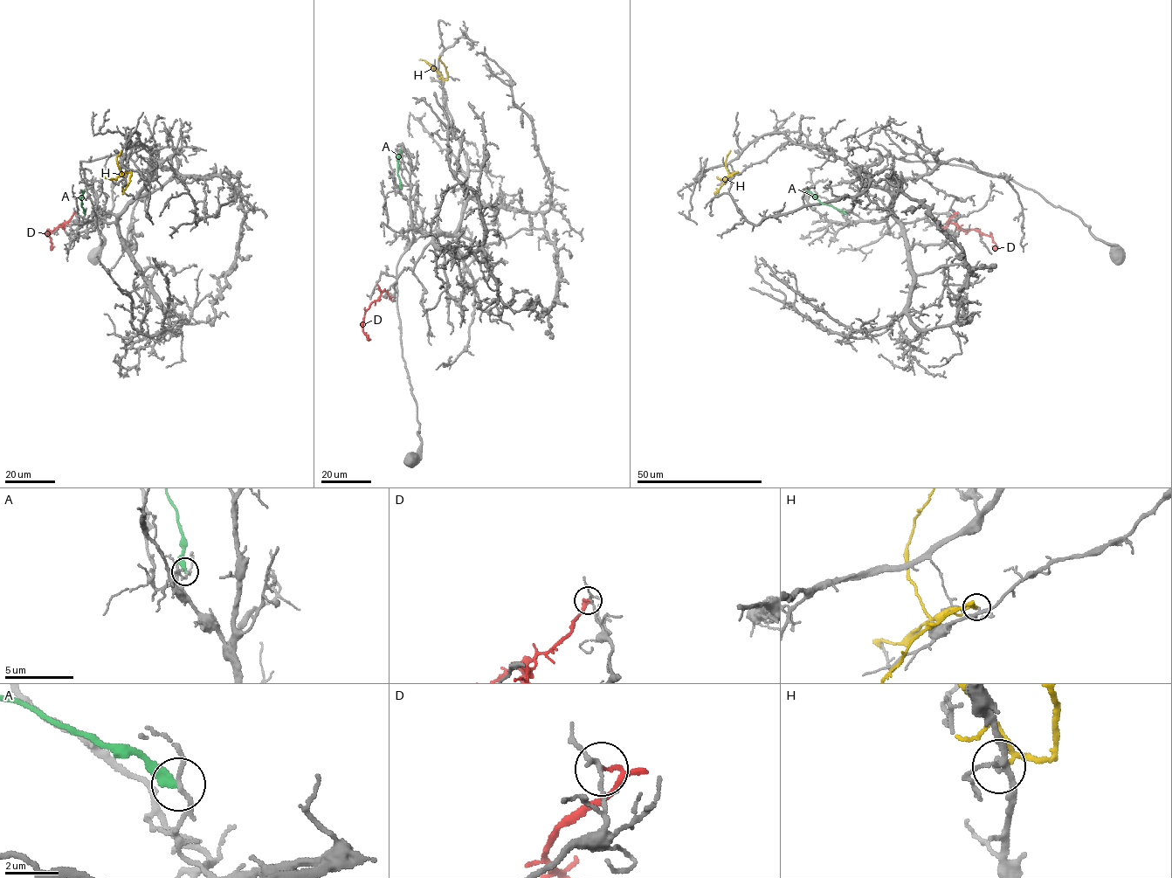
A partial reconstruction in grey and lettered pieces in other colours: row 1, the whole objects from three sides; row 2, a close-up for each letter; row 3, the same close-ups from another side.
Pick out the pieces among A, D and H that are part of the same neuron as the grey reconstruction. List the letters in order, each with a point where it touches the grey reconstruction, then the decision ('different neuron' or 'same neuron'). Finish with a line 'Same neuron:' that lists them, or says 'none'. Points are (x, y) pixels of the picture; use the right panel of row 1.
A: contact (845, 213); different neuron
D: contact (954, 212); different neuron
H: contact (738, 172); different neuron
Same neuron: none

